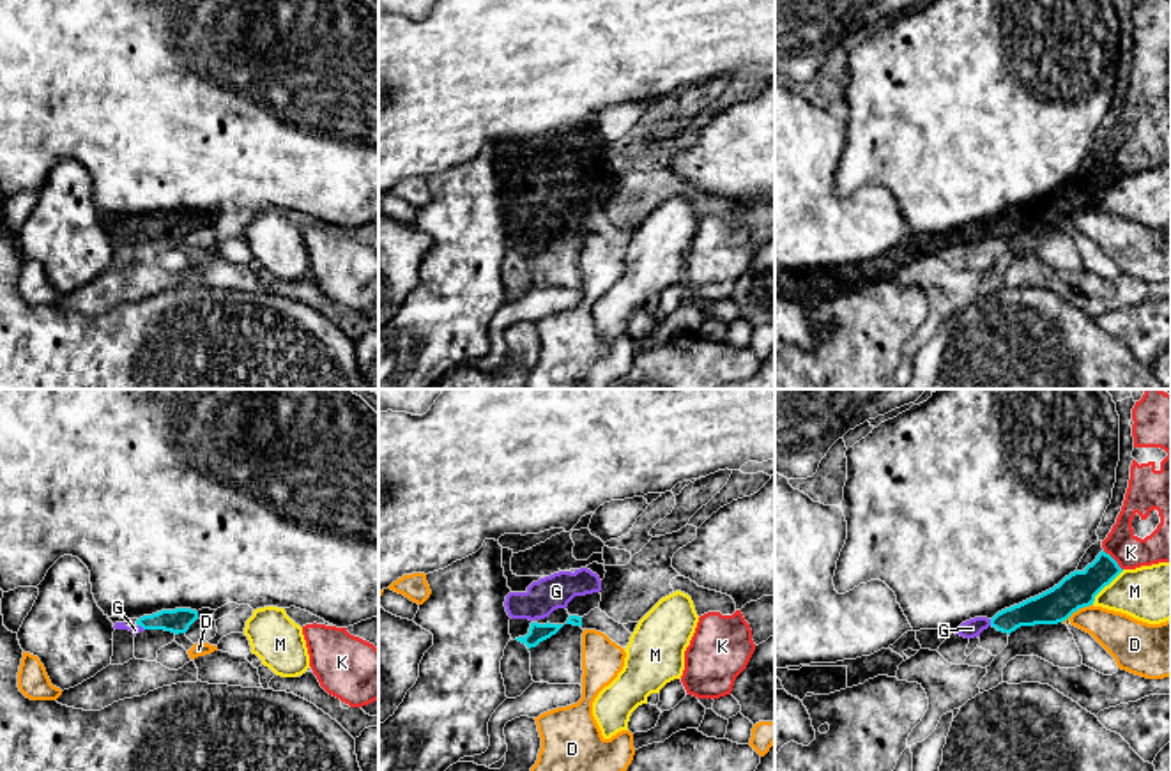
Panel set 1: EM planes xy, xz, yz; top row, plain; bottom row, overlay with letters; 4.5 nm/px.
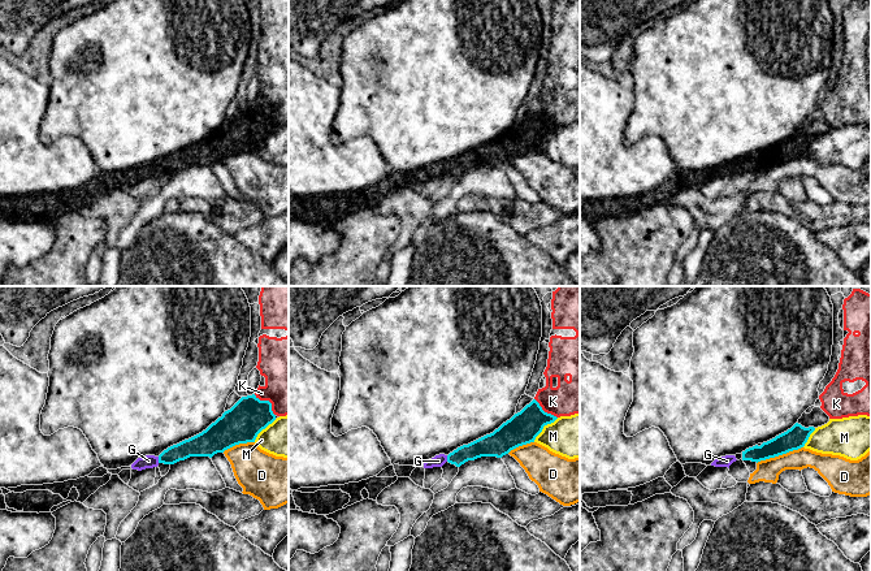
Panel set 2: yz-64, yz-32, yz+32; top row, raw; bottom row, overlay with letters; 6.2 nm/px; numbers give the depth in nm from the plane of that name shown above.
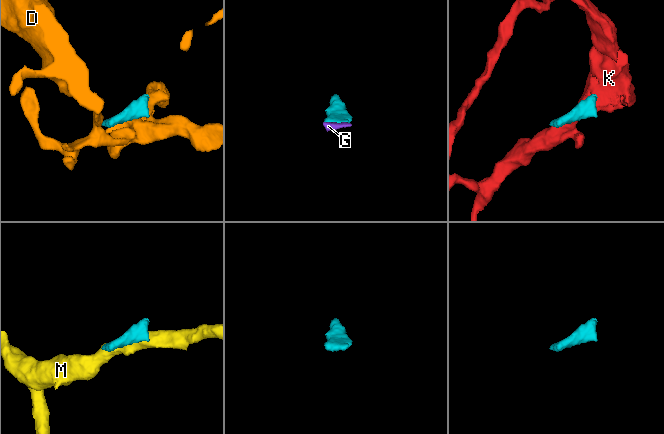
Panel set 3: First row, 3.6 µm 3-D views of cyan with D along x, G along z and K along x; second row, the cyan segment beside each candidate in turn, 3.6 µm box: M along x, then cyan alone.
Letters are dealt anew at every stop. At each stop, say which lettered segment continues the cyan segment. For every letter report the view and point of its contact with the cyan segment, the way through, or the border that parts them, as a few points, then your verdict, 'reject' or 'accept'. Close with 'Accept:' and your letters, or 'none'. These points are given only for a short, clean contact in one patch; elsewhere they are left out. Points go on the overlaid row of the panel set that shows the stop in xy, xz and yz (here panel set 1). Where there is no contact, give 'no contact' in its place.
D: meets cyan in yz at (1076, 610); border along yz (1092, 603), (1074, 610), (1062, 621); reject
G: meets cyan in yz at (991, 623); accept
K: meets cyan in yz at (1113, 559); border along yz (1102, 550), (1122, 570); reject
M: meets cyan in yz at (1106, 584); border along yz (1124, 570), (1092, 603); reject
Accept: G

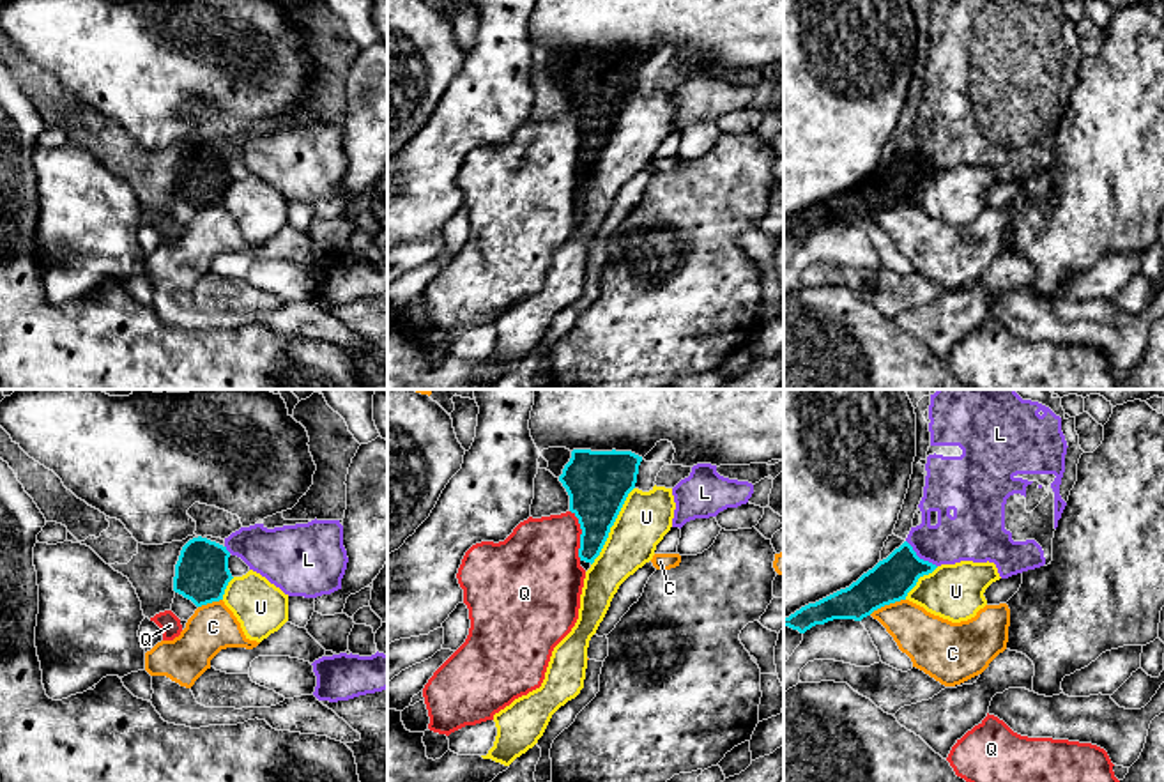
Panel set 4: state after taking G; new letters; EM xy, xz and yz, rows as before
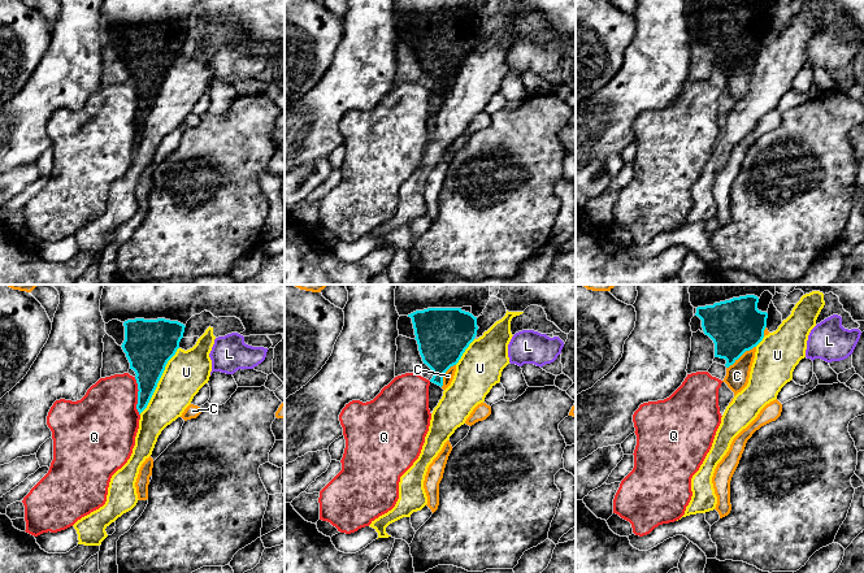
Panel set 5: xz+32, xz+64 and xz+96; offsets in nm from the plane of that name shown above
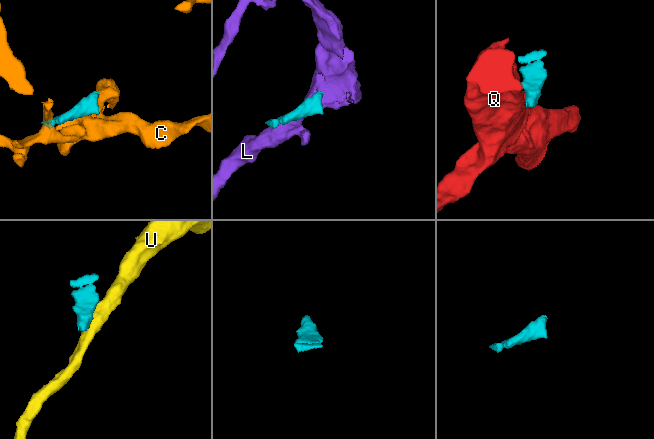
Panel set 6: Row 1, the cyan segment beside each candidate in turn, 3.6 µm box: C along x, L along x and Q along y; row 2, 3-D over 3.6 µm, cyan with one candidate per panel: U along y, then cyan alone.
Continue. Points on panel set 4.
C: meets cyan in yz at (887, 604); border along yz (904, 598), (885, 604), (869, 614); reject
L: meets cyan in yz at (918, 558); border along yz (906, 540), (920, 558), (936, 567); reject
Q: meets cyan in xz at (581, 535); border along xz (570, 510), (581, 529), (581, 559); reject
U: meets cyan in xz at (612, 524); border along xz (634, 487), (600, 554), (591, 565); reject
Accept: none

